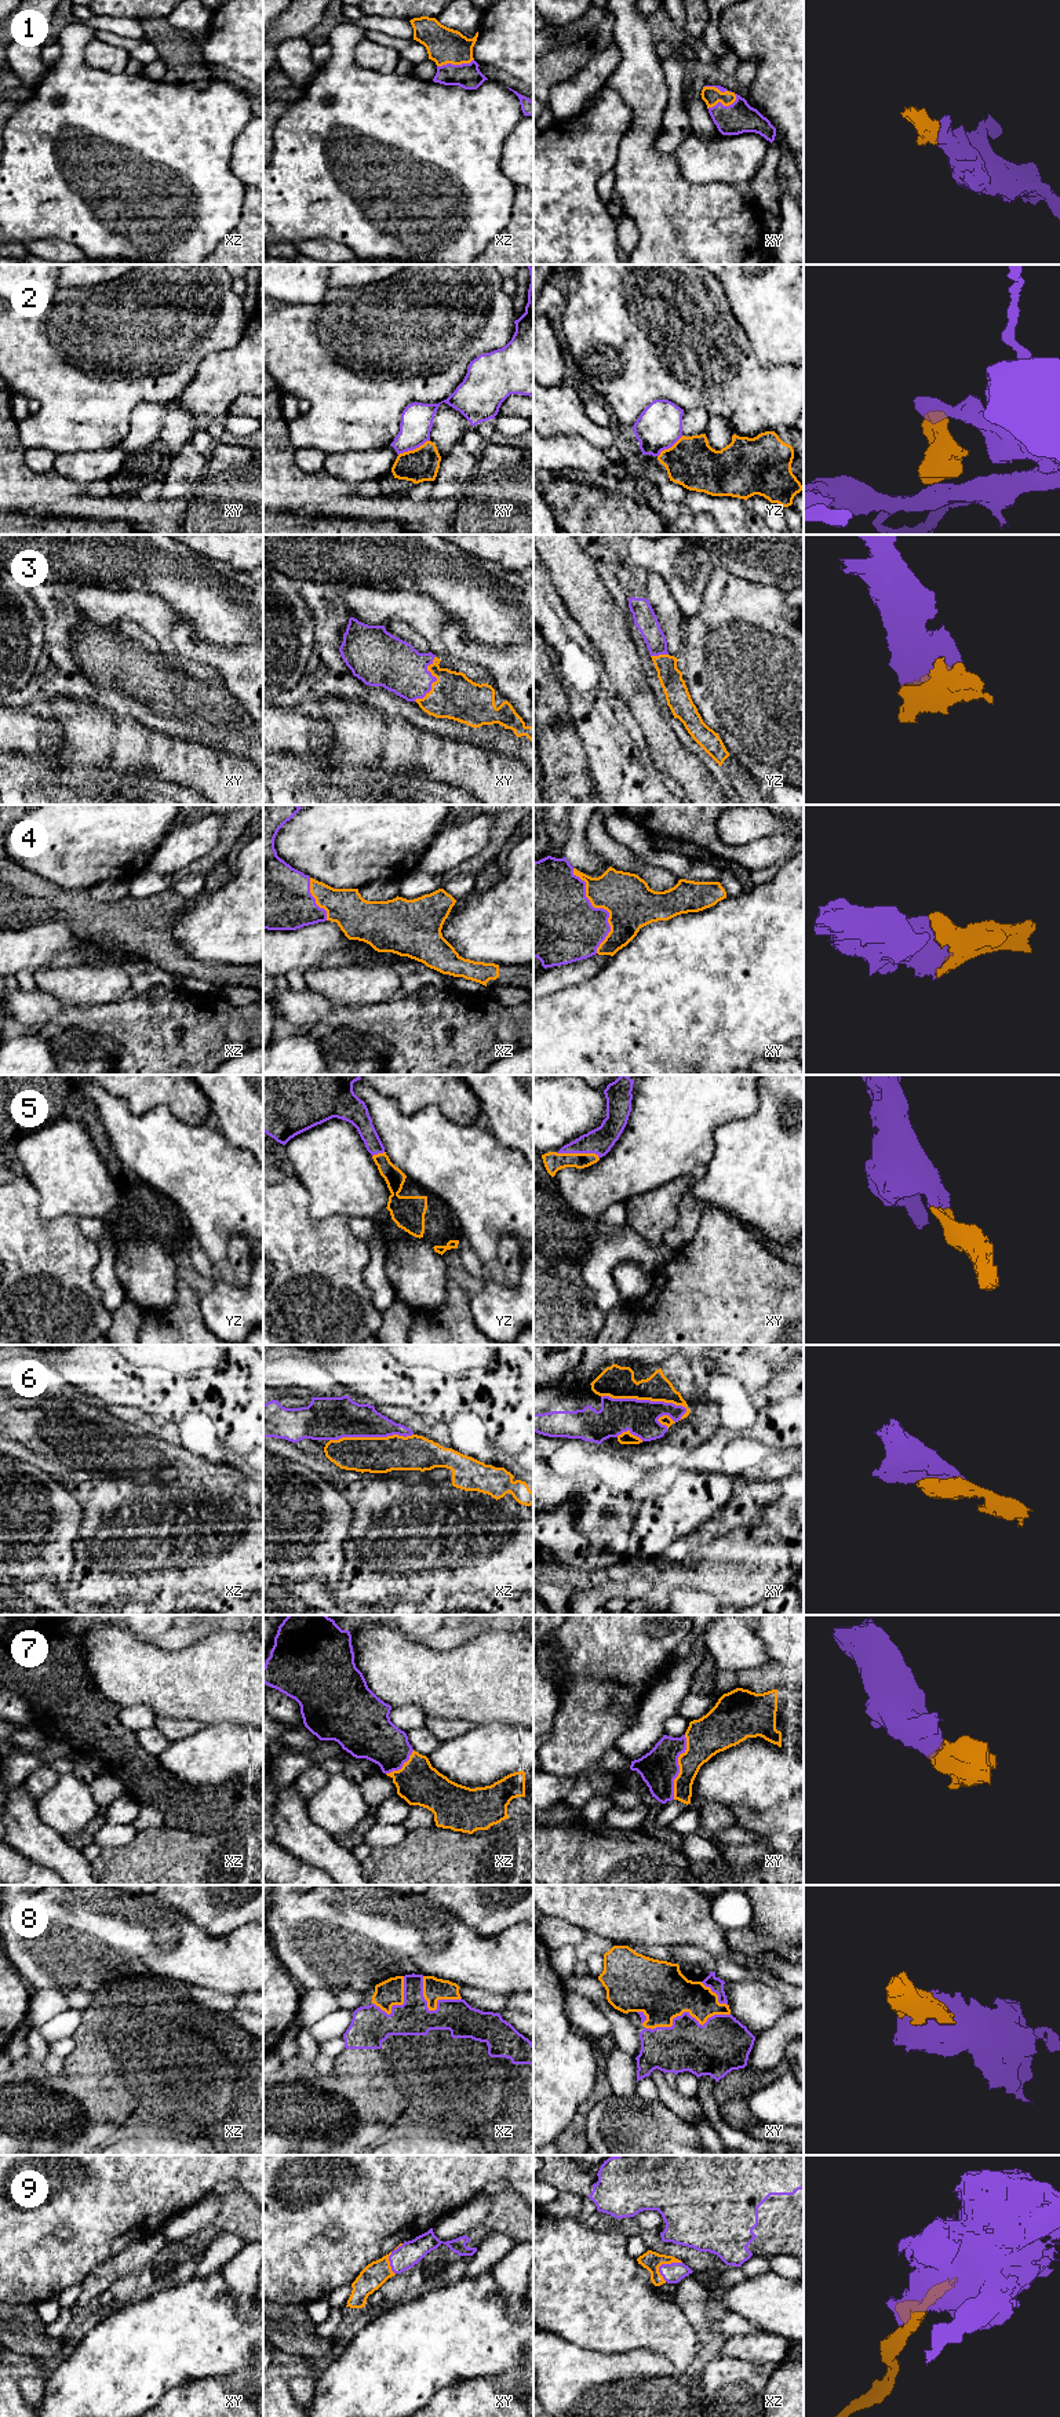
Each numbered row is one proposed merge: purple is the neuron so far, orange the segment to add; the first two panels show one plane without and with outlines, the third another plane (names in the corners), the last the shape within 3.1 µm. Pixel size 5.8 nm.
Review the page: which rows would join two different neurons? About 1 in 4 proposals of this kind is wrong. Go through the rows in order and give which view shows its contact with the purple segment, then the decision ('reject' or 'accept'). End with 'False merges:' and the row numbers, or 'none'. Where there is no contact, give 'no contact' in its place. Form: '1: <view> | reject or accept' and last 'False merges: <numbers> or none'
1: xz | accept
2: xy | reject
3: xy | accept
4: xy | accept
5: xy | accept
6: xy | accept
7: xy | accept
8: xy | accept
9: xz | accept
False merges: 2

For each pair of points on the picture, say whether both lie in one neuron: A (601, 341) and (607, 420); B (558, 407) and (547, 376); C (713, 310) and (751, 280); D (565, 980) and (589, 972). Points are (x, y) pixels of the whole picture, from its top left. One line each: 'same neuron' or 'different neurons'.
A: different neurons
B: different neurons
C: different neurons
D: same neuron

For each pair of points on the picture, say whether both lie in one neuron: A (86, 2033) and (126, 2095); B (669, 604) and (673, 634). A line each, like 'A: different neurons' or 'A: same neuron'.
A: same neuron
B: same neuron

